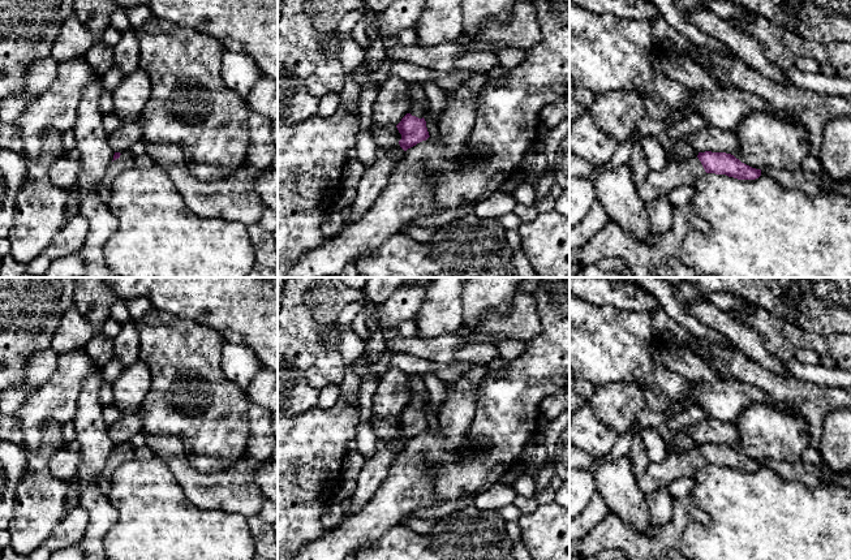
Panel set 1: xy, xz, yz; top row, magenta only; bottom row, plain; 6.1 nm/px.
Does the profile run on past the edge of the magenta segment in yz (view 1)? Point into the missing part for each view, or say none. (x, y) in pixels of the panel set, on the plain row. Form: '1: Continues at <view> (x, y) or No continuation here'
1: Continues at yz (675, 465)

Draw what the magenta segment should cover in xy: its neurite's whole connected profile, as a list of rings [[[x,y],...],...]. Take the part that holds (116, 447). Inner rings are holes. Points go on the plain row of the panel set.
[[[130,443],[115,444],[113,453],[107,460],[102,475],[109,478],[120,464],[134,460],[134,451]]]

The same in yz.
[[[699,444],[687,453],[670,453],[659,464],[649,464],[641,477],[637,477],[637,486],[644,495],[667,486],[679,478],[693,478],[705,465],[726,466],[738,471],[756,471],[761,461],[752,460],[731,445],[726,444]]]

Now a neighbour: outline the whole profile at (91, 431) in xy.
[[[100,370],[86,379],[81,387],[72,421],[82,458],[73,491],[77,504],[89,514],[86,533],[79,542],[86,560],[109,560],[103,548],[103,538],[119,520],[117,509],[96,482],[115,447],[109,439],[108,425],[103,418],[103,406],[98,400],[103,383]]]

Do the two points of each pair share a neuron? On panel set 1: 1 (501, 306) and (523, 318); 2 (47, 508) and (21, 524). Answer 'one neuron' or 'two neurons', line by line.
1: two neurons
2: one neuron

